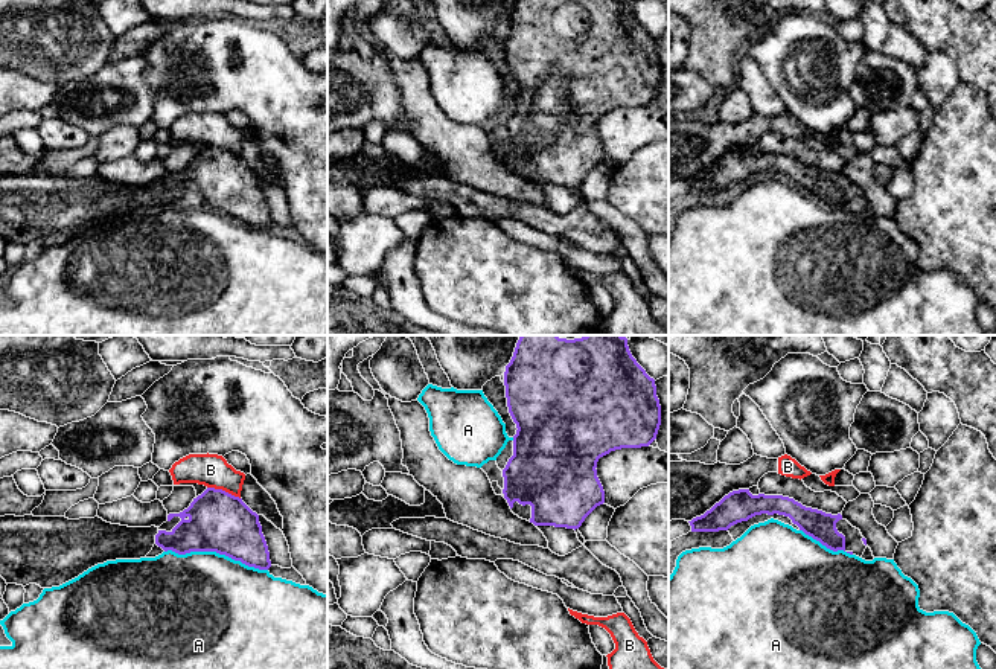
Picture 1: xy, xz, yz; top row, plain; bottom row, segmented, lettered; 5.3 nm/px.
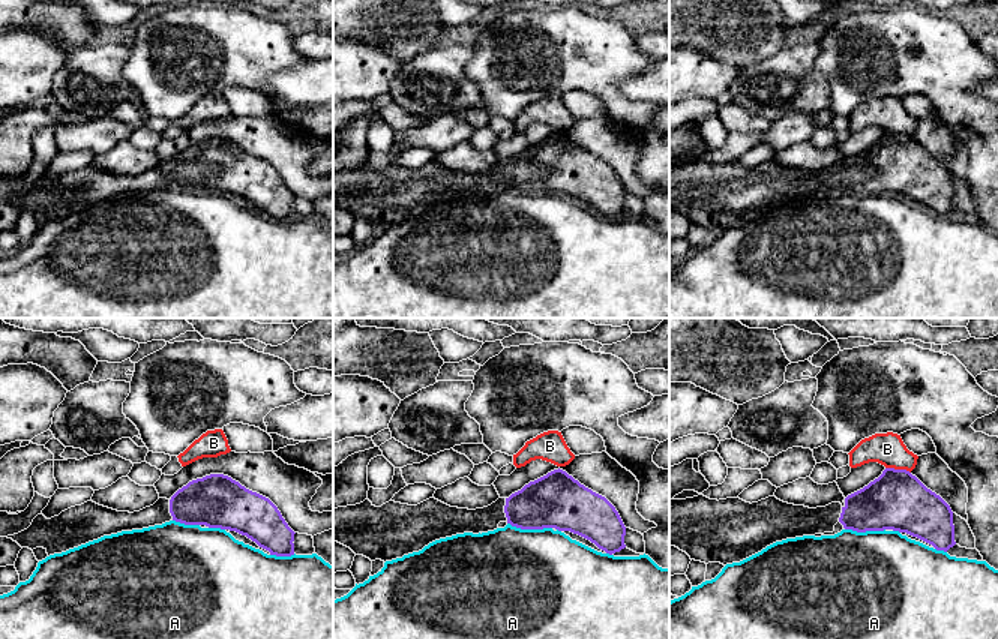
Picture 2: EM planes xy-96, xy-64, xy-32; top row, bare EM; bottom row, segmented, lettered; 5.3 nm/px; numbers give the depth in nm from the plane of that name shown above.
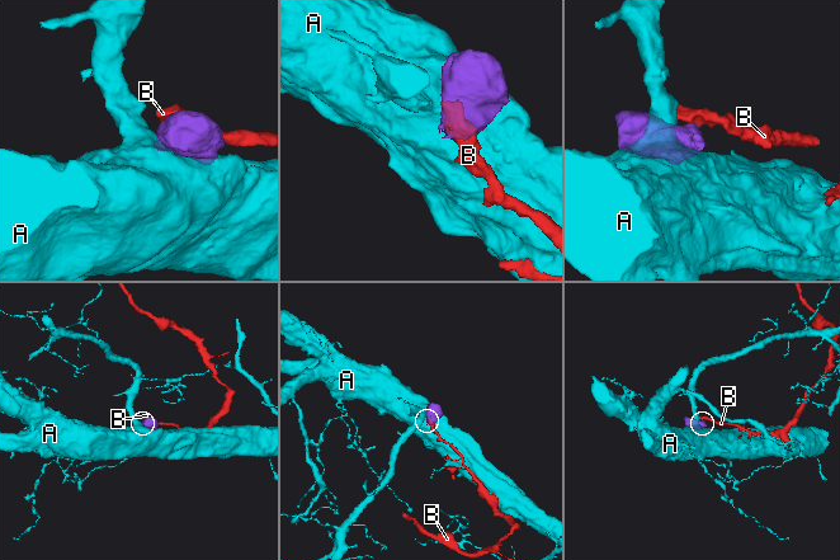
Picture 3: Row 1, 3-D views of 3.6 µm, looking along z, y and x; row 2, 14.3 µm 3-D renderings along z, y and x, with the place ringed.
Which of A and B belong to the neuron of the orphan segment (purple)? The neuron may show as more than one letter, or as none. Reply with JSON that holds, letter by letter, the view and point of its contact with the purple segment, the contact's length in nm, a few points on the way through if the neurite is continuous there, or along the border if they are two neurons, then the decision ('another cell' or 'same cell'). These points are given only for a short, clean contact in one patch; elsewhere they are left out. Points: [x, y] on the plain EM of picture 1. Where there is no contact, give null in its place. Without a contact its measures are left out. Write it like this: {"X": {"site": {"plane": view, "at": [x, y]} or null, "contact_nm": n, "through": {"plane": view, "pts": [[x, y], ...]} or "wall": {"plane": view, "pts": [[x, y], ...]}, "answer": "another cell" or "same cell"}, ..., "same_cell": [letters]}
{"A": {"site": {"plane": "xy", "at": [217, 211]}, "contact_nm": 550, "answer": "another cell"}, "B": {"site": {"plane": "xy", "at": [224, 150]}, "contact_nm": 190, "wall": {"plane": "xy", "pts": [[207, 145], [224, 148], [239, 157]]}, "answer": "another cell"}, "same_cell": []}

